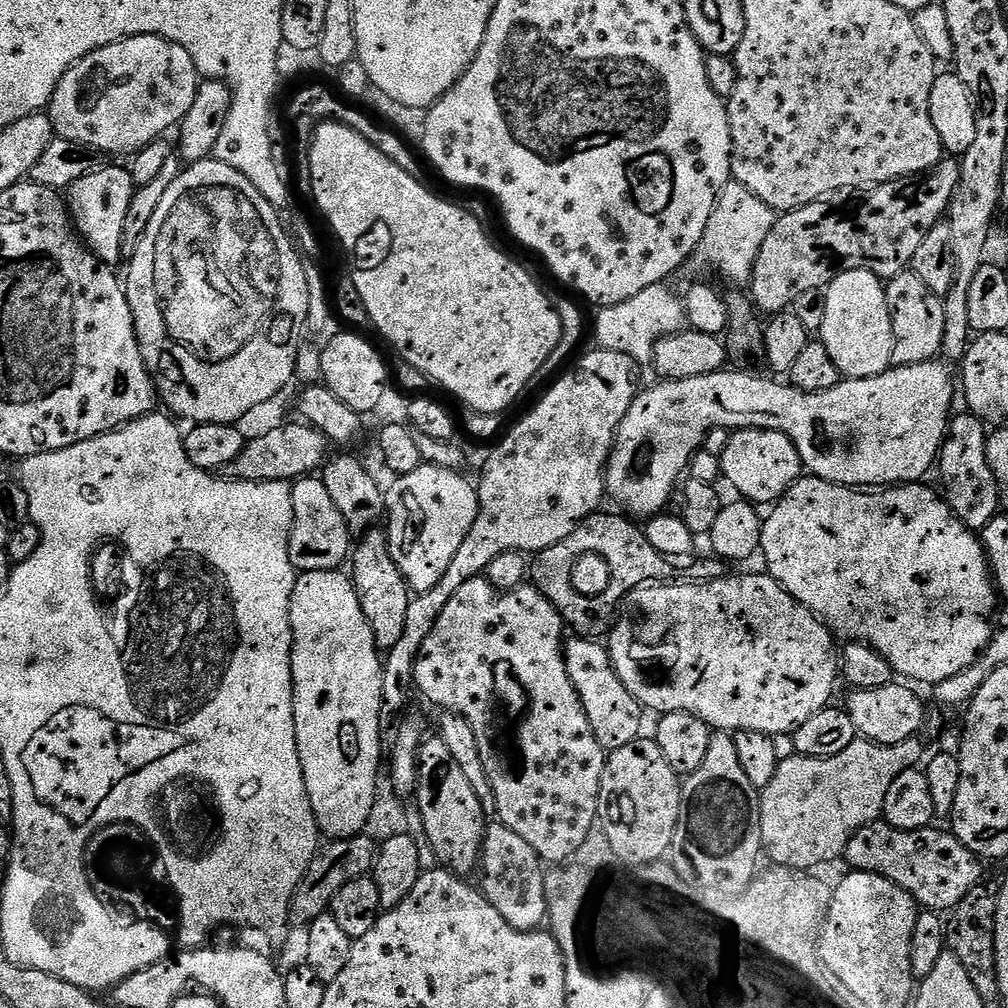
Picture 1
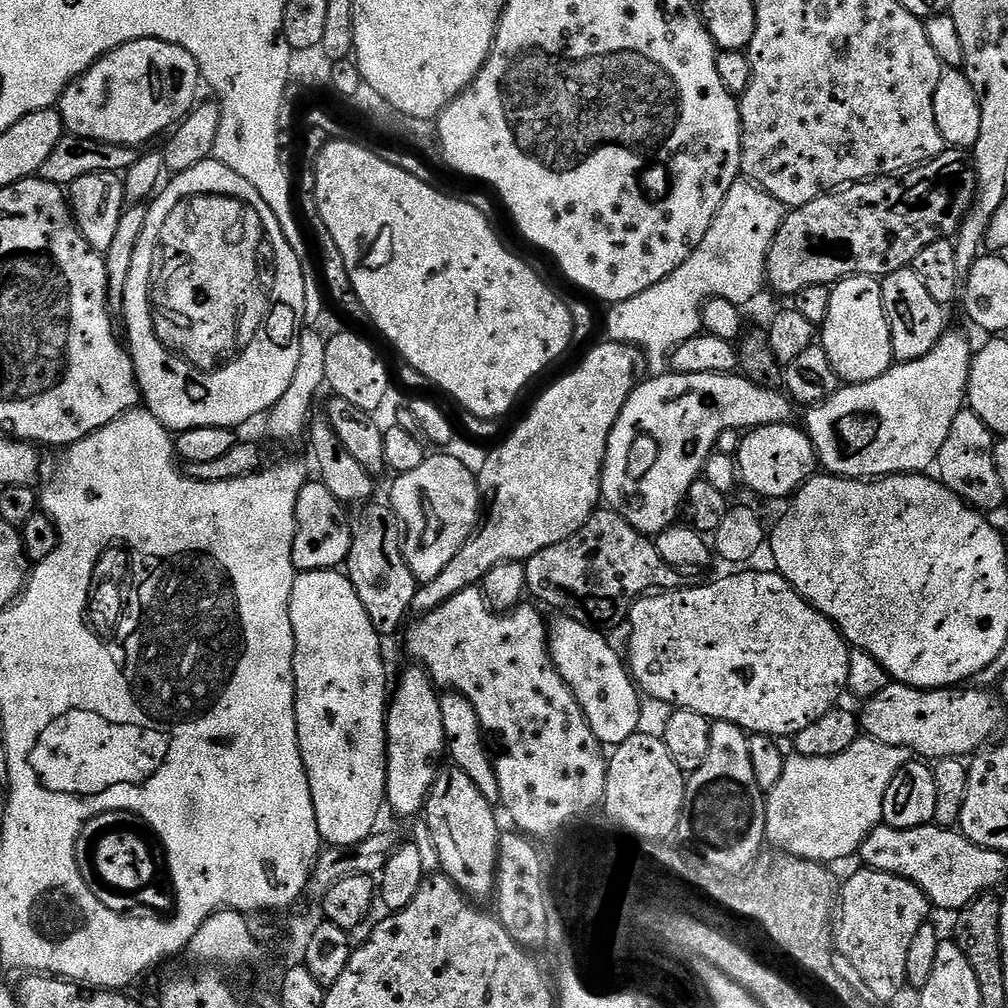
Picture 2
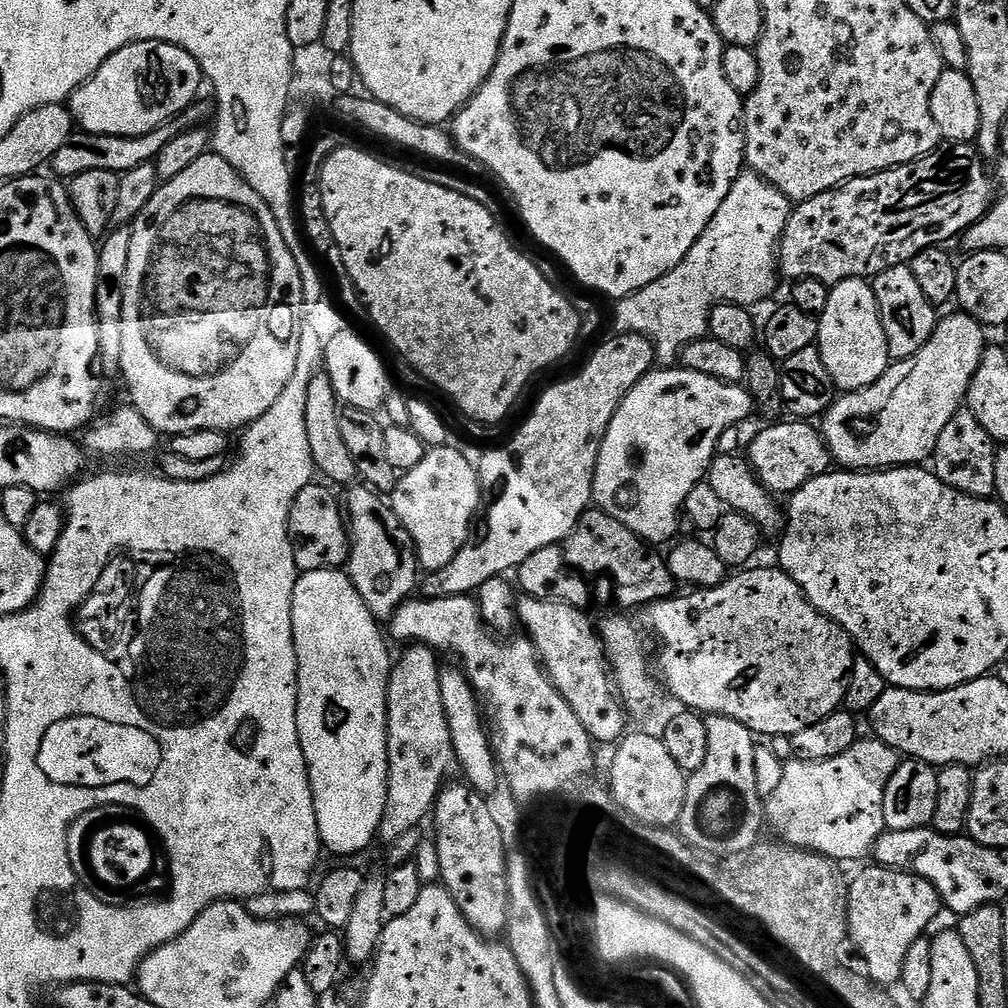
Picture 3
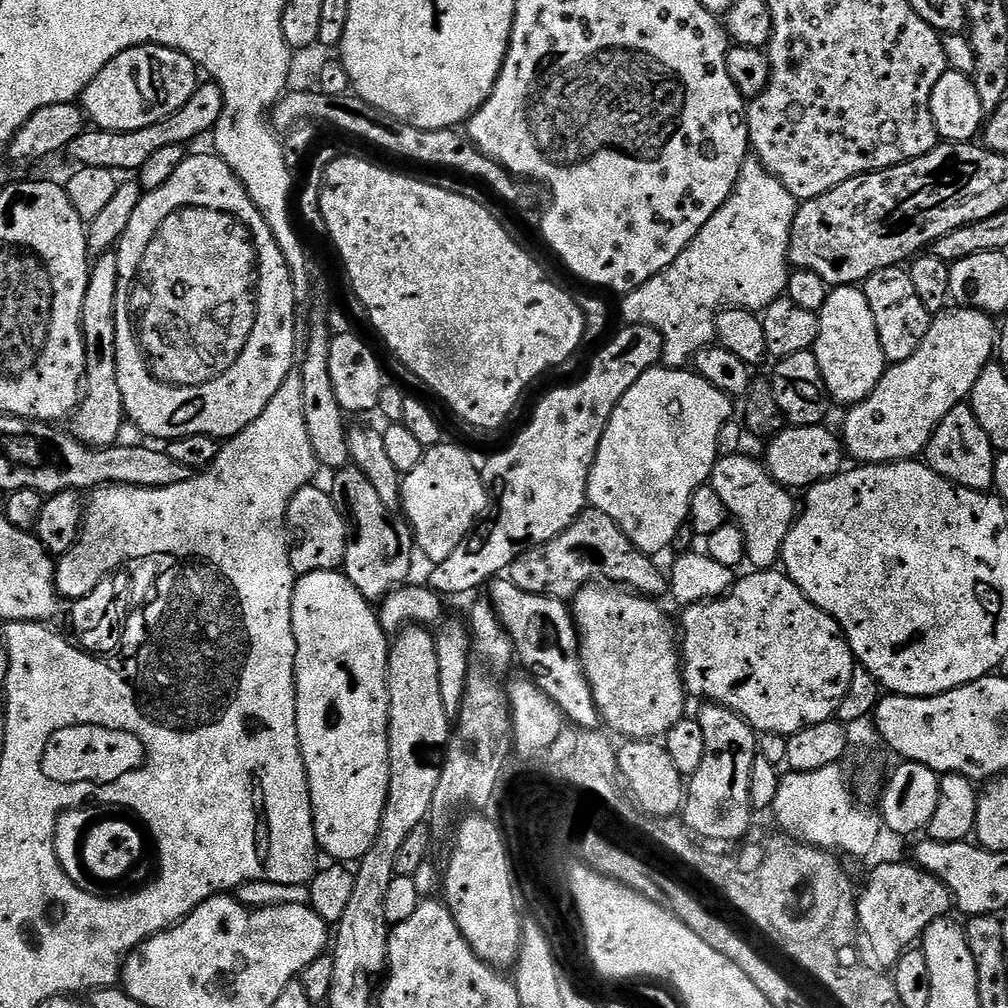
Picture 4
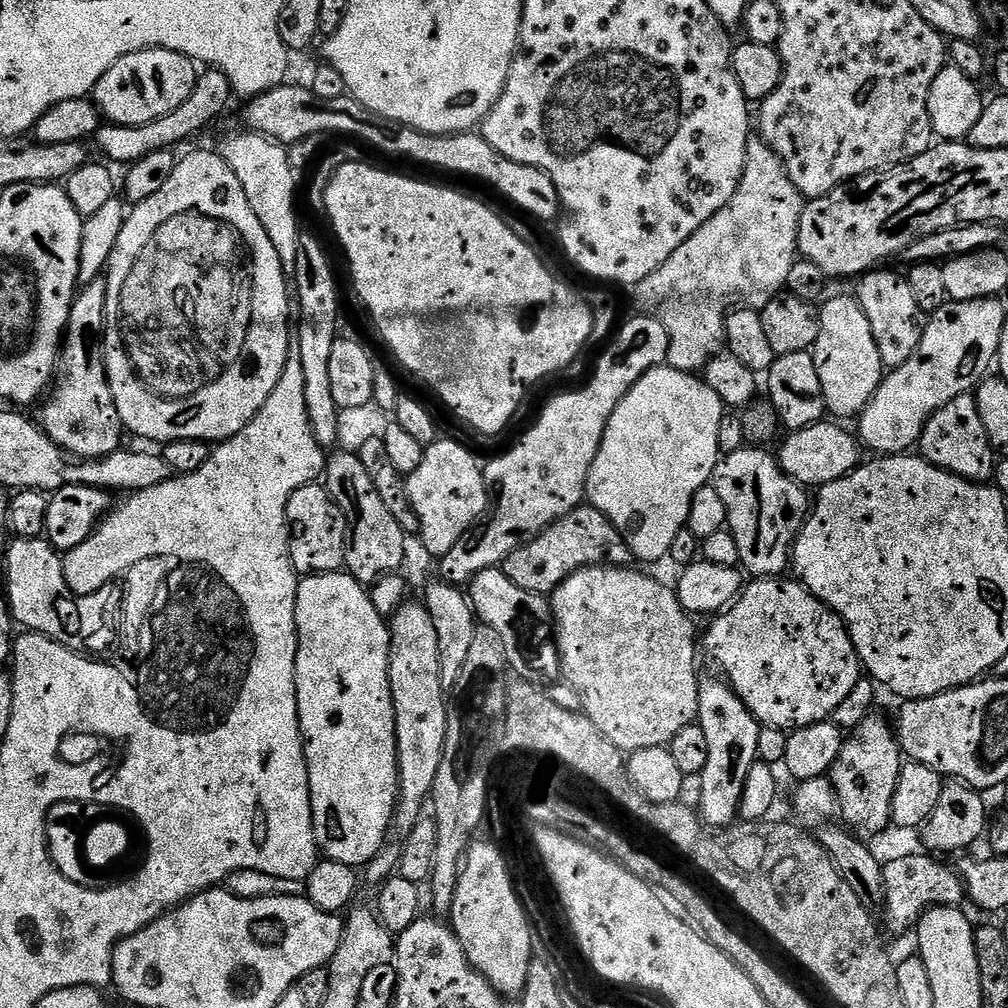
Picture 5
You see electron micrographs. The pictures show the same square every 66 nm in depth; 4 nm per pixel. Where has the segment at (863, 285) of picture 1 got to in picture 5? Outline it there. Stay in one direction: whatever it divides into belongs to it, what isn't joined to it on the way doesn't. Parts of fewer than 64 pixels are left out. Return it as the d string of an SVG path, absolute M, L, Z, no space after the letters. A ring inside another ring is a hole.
M848 294L848 296L836 296L833 300L825 299L819 305L820 310L820 329L818 330L818 338L816 339L816 347L811 349L812 357L814 358L814 366L818 366L818 379L822 381L822 394L824 395L824 406L829 413L832 412L836 416L852 416L852 418L859 417L860 413L870 402L870 398L878 390L880 381L886 375L886 369L882 358L878 354L878 342L874 342L874 330L870 330L870 321L866 319L866 314L862 310L862 306L856 301L855 295Z

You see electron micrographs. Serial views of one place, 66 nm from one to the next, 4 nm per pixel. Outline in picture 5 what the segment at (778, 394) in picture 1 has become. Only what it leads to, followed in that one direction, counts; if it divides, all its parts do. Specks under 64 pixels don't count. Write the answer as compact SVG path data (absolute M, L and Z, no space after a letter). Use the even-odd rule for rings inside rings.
M1000 298L970 302L949 300L937 312L927 317L922 342L918 342L916 353L901 368L893 368L885 375L878 390L858 417L858 439L867 451L869 448L872 454L904 454L915 449L928 419L938 410L942 410L946 402L954 402L954 398L969 395L989 375L988 367L991 364L993 367L1000 355L1000 339L1006 326L1004 302ZM667 366L651 368L626 394L626 398L622 398L622 402L618 402L614 414L610 414L610 422L606 426L602 446L594 458L594 466L590 466L588 471L586 500L591 507L597 508L599 512L606 514L606 518L610 518L610 522L616 527L618 534L622 534L626 546L632 551L633 557L637 561L665 559L670 546L674 546L674 537L677 536L678 530L686 527L690 514L690 502L694 502L694 494L711 481L714 470L721 462L722 453L718 446L718 426L722 426L724 415L726 415L726 409L723 402L718 398L718 394L714 394L714 390L710 390L710 386L706 386L706 382L699 375Z

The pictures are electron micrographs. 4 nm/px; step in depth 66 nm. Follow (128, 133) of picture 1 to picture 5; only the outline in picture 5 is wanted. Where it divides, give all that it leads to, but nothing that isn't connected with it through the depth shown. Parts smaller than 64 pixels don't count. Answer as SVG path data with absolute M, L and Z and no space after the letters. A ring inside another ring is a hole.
M147 48L126 58L118 58L96 83L94 103L105 121L126 126L142 126L154 122L170 110L178 110L190 98L196 85L197 65L189 56L165 48Z

